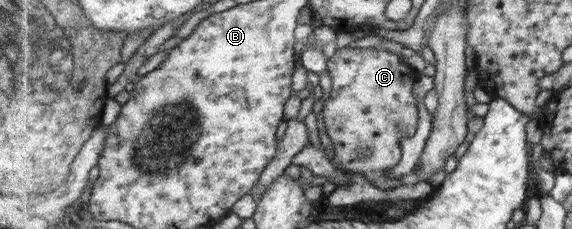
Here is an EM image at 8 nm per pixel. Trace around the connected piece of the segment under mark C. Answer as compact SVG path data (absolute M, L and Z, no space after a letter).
M375 46L340 48L329 58L328 70L333 88L331 96L323 98L322 116L334 145L336 164L351 173L375 174L371 180L377 188L400 187L400 178L389 178L381 172L401 162L404 155L402 134L412 137L420 127L421 110L417 98L413 98L413 84L419 74L411 70L400 55Z

